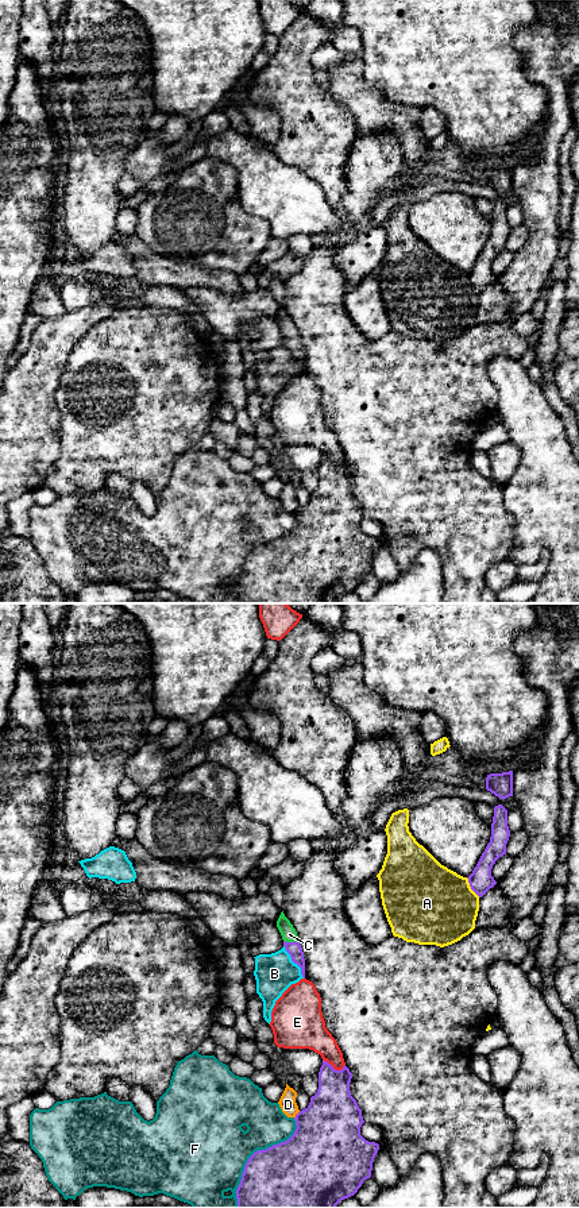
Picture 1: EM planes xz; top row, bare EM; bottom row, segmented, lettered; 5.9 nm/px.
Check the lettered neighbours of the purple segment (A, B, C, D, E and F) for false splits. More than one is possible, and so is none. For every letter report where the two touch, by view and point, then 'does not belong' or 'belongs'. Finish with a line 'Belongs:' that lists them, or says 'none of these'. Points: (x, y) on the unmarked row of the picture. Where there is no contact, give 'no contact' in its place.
A: contact xz (470, 281); does not belong
B: contact xz (293, 357); does not belong
C: contact xz (290, 338); belongs
D: contact xz (296, 510); does not belong
E: contact xz (332, 462); does not belong
F: contact xz (254, 548); does not belong
Belongs: C

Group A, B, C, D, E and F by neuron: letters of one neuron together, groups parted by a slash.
A / B / C / D / E / F

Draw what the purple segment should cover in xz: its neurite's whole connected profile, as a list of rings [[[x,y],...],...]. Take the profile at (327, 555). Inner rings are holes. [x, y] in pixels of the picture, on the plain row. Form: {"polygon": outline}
{"polygon": [[[323,455],[317,489],[310,493],[309,501],[296,510],[294,529],[285,537],[255,547],[246,557],[236,584],[236,603],[336,603],[341,595],[354,591],[363,576],[371,572],[379,540],[360,530],[364,516],[362,505],[351,491],[351,474],[352,468],[346,460],[341,466],[336,466]]]}

